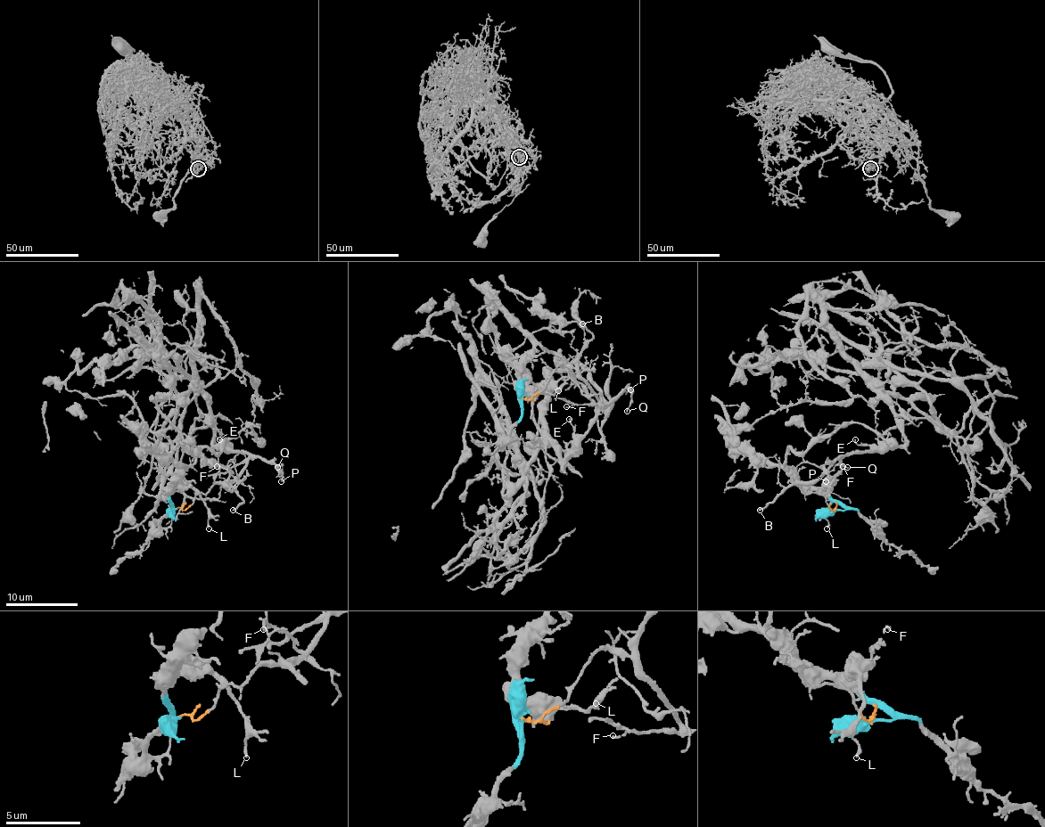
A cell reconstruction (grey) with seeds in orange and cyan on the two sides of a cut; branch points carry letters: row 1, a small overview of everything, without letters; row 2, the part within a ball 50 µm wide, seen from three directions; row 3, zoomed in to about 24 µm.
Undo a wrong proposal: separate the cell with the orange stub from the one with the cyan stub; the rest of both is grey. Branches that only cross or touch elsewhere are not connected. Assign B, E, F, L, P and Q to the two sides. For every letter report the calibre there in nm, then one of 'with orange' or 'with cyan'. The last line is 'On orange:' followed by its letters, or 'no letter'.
B: 200 nm | with orange
E: 130 nm | with orange
F: 130 nm | with orange
L: 170 nm | with cyan
P: 240 nm | with orange
Q: 140 nm | with orange
On orange: B, E, F, P, Q

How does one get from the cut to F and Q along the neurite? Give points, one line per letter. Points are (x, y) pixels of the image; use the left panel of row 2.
F: (173, 511), (187, 509), (198, 495), (230, 484), (247, 463), (247, 458), (230, 467), (216, 465)
Q: (173, 511), (187, 509), (214, 486), (230, 484), (252, 456), (281, 470), (277, 467)

